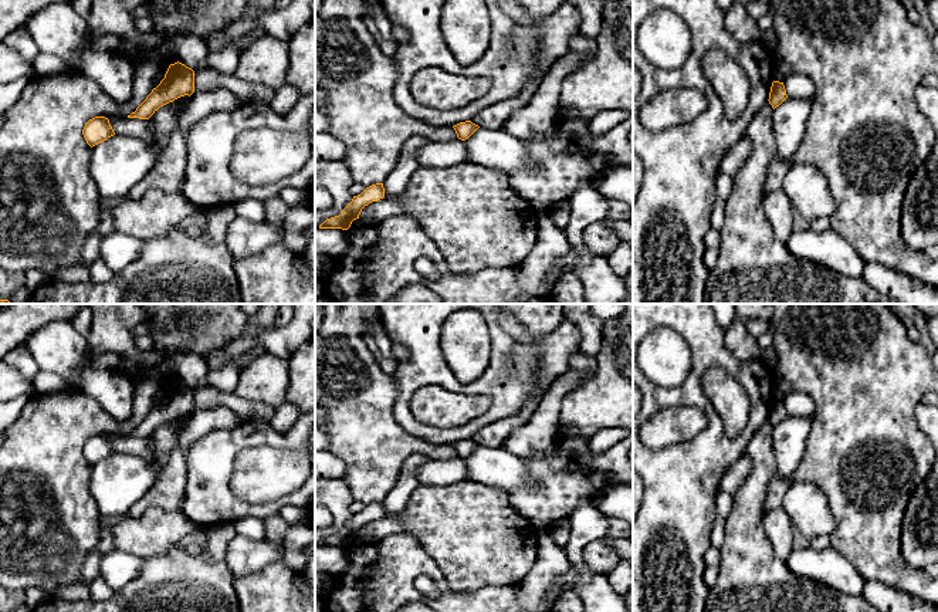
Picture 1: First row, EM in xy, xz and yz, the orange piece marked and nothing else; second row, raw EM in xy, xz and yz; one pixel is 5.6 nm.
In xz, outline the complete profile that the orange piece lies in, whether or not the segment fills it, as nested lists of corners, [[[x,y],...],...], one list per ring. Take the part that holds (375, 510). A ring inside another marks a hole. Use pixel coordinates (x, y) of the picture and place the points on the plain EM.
[[[376,501],[366,506],[360,513],[353,514],[352,520],[341,530],[339,534],[326,537],[319,547],[342,547],[348,548],[353,538],[359,537],[359,532],[365,524],[372,520],[377,520],[385,515],[383,501]]]

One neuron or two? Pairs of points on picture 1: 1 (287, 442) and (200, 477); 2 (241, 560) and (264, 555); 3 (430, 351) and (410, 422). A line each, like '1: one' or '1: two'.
1: one
2: one
3: one

